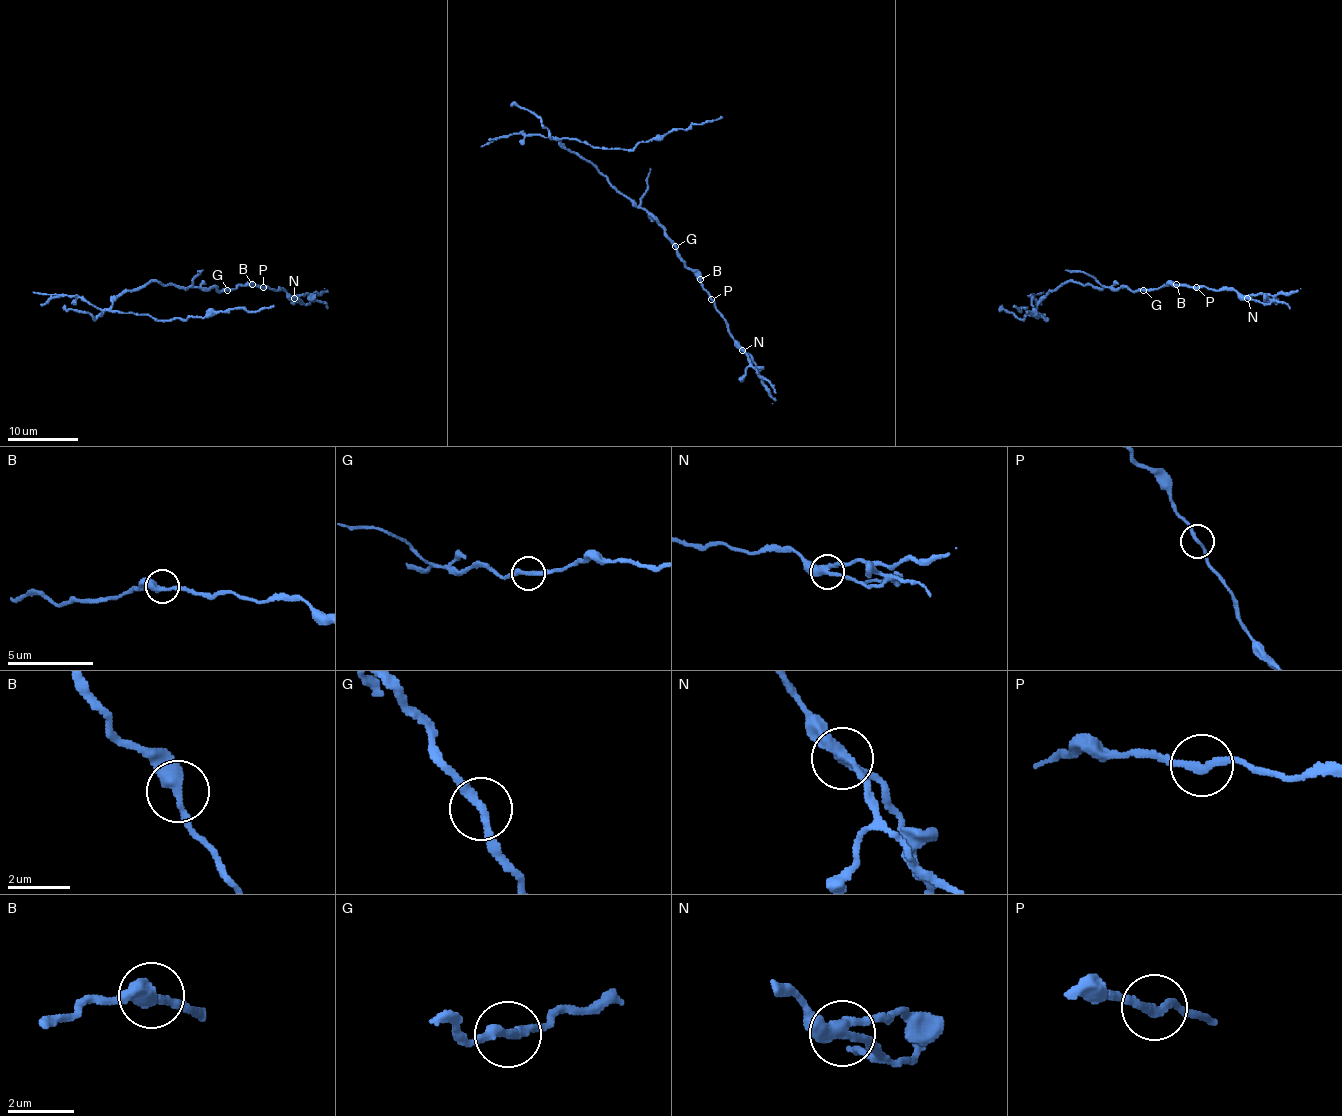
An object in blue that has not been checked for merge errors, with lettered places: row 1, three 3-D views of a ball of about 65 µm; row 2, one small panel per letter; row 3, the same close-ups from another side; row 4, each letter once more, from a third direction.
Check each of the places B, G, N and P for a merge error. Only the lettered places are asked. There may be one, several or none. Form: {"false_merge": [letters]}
{"false_merge": ["G", "N"]}

